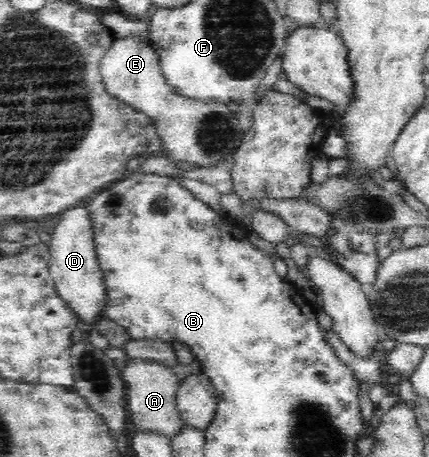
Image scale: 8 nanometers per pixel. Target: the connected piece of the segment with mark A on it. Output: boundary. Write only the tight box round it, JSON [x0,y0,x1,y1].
[121,358,185,440]

